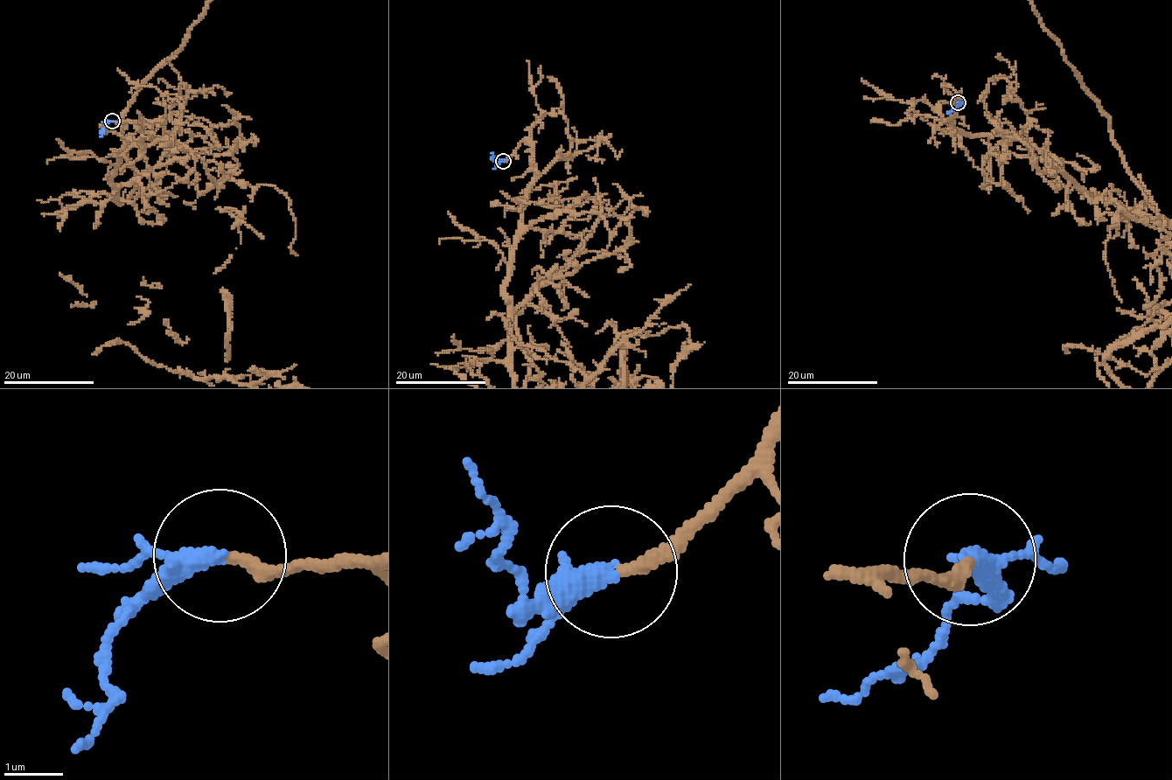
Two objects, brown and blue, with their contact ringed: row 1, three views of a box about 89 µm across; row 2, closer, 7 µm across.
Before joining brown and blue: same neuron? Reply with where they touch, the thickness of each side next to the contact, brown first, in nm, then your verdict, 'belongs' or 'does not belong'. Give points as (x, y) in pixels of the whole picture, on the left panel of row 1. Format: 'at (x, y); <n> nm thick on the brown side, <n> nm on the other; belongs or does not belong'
at (112, 121); 240 nm thick on the brown side, 280 nm on the other; belongs

